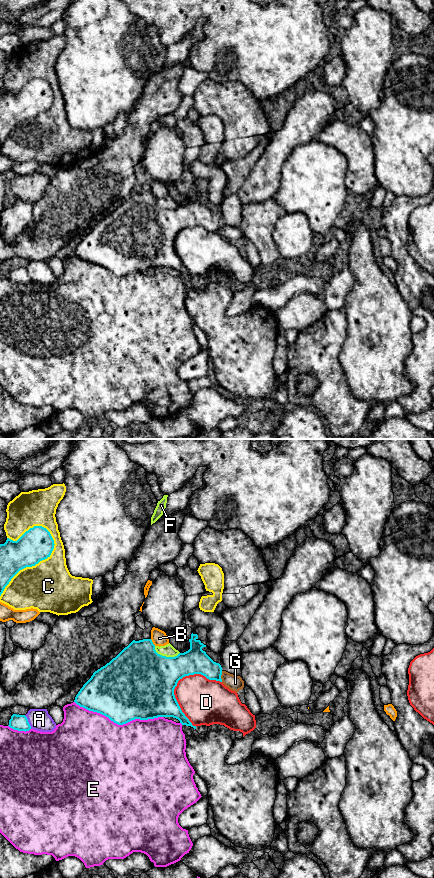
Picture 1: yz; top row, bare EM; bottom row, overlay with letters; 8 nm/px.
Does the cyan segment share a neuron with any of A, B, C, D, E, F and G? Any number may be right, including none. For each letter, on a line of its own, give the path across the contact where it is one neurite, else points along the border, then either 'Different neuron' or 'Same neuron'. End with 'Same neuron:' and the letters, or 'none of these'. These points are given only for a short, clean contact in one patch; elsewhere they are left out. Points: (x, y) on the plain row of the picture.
A: Different neuron
B: Different neuron
C: Different neuron
D: Different neuron
E: Different neuron
F: Different neuron
G: Path across: yz (194, 213), (203, 216), (220, 228), (235, 235). Same neuron
Same neuron: G

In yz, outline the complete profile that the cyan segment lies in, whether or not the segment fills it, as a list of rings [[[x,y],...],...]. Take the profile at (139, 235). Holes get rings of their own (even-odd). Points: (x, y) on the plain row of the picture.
[[[191,186],[190,201],[175,209],[158,206],[151,191],[133,192],[115,210],[93,225],[74,254],[100,265],[118,277],[132,272],[173,269],[193,278],[182,264],[174,241],[185,228],[201,226],[222,234],[230,242],[243,241],[240,228],[222,222],[205,203],[197,186]]]

